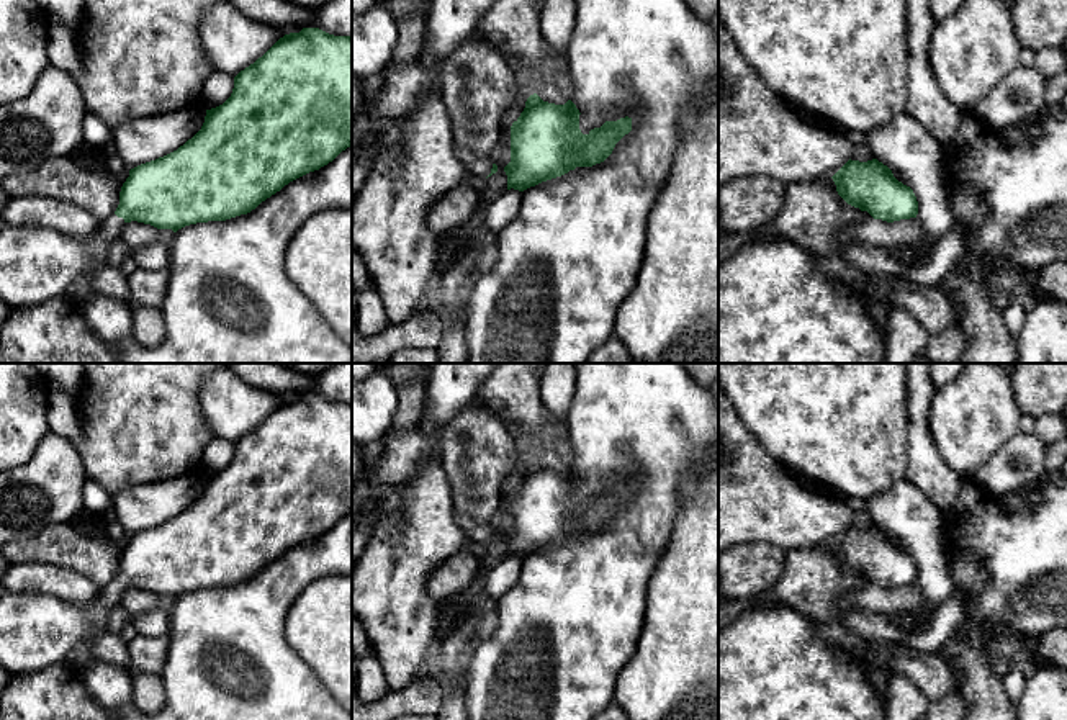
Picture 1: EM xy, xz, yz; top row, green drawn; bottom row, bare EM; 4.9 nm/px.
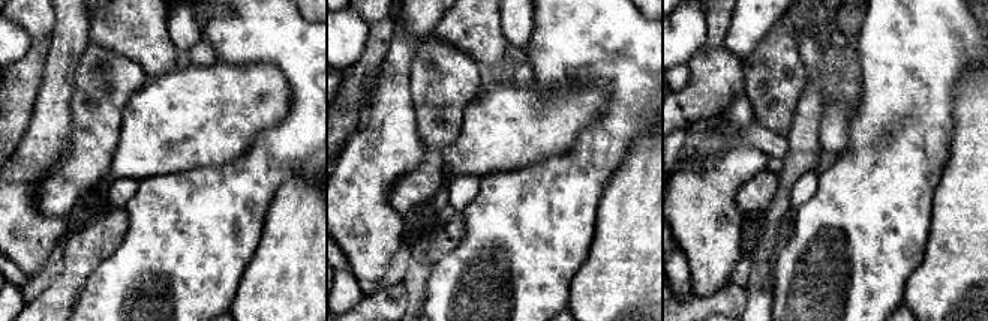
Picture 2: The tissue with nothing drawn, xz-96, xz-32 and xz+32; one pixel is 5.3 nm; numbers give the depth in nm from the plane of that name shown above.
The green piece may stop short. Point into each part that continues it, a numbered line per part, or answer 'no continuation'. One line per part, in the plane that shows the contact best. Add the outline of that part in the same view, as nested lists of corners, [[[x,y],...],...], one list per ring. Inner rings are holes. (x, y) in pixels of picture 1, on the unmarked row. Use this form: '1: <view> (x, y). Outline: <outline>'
1: xz (480, 532). Outline: [[[452,511],[452,517],[453,522],[463,530],[463,533],[475,542],[486,545],[491,540],[493,529],[489,524],[473,522],[471,519],[457,511]]]

